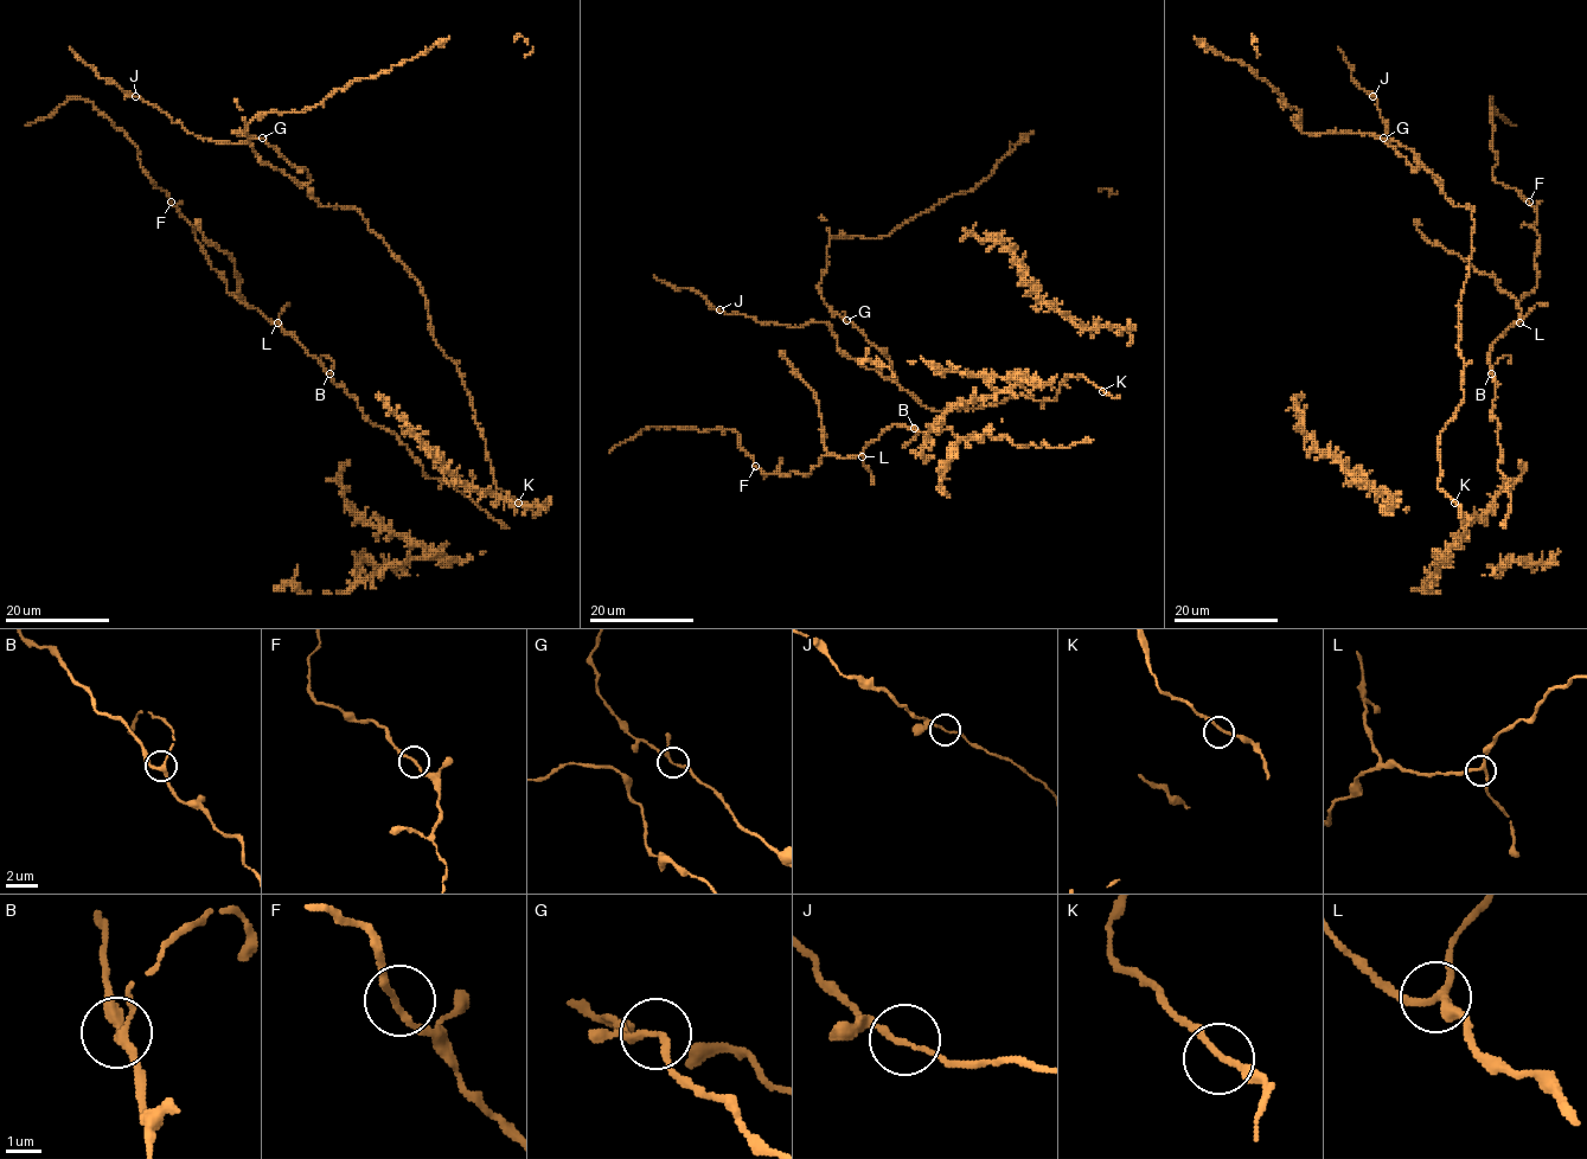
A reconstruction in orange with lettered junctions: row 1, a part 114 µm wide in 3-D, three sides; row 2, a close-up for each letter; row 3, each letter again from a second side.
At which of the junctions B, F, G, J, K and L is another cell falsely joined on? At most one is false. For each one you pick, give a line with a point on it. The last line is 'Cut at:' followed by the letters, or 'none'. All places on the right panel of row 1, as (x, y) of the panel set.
Cut at: none

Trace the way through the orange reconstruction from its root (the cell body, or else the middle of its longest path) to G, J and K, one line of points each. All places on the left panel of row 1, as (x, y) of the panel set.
G: (493, 475), (471, 395), (433, 335), (420, 283), (357, 210), (322, 207), (309, 194), (307, 171), (261, 138)
J: (493, 475), (471, 395), (433, 335), (422, 288), (363, 216), (322, 207), (248, 140), (203, 139), (134, 96)
K: (493, 475), (497, 487), (518, 503)

